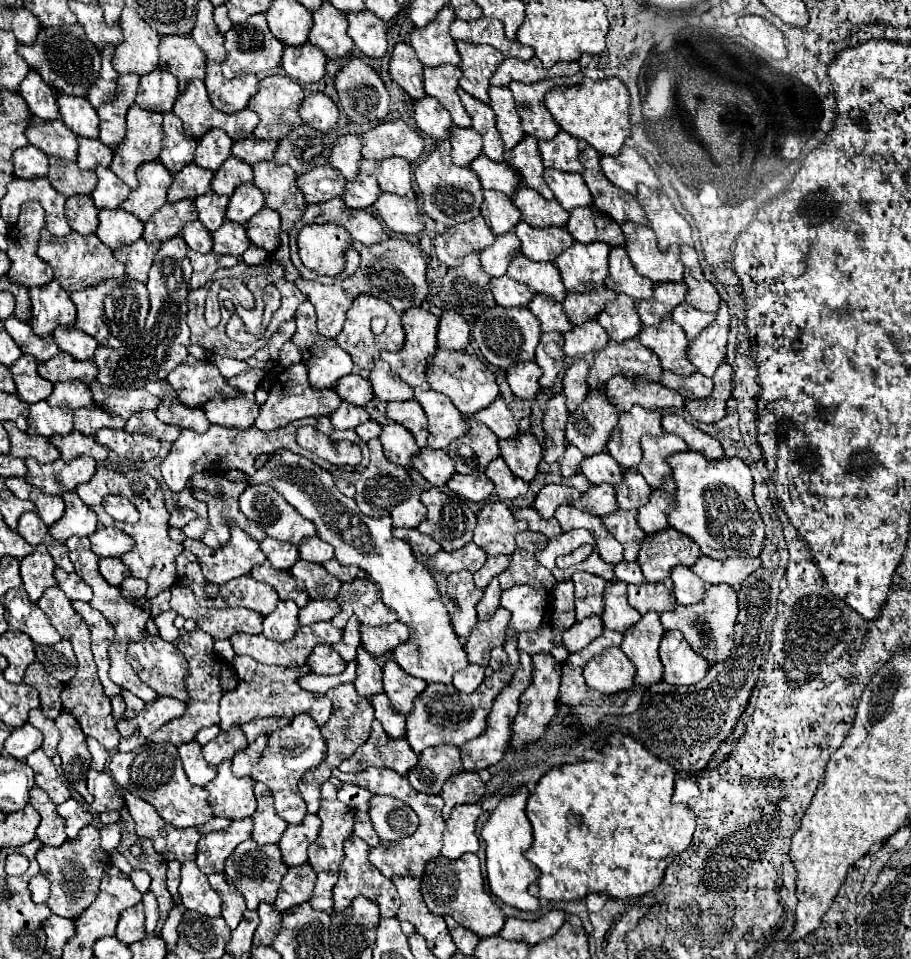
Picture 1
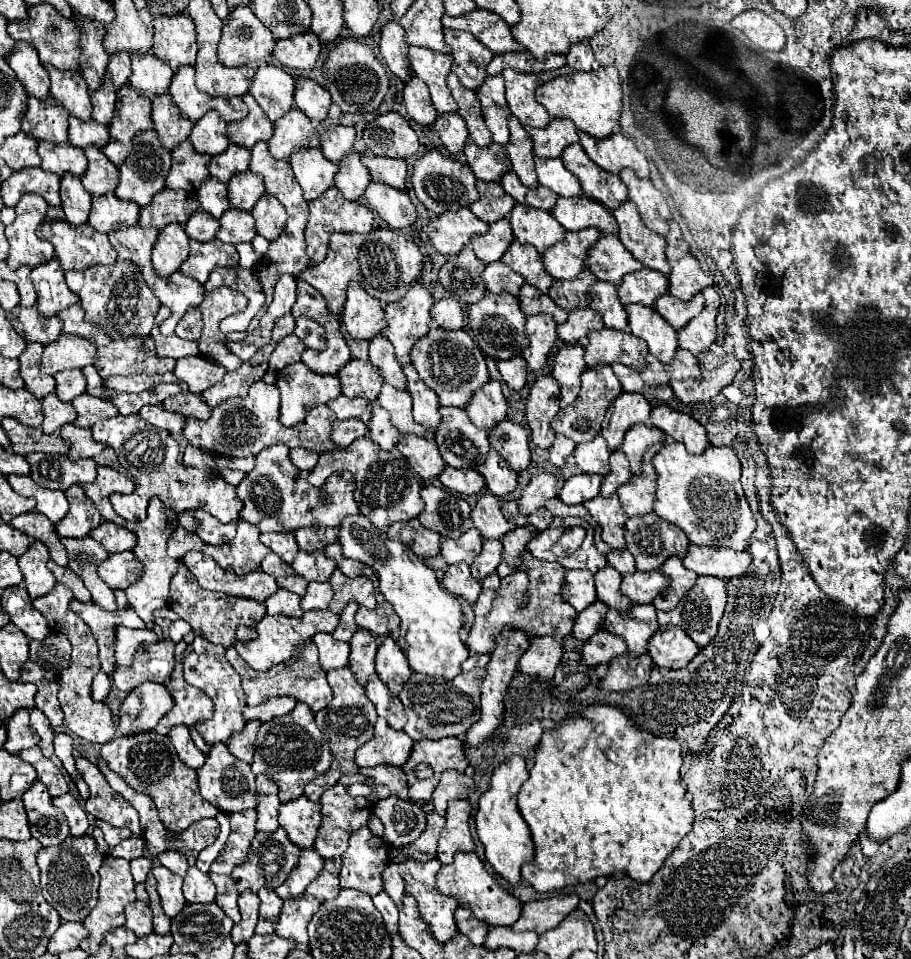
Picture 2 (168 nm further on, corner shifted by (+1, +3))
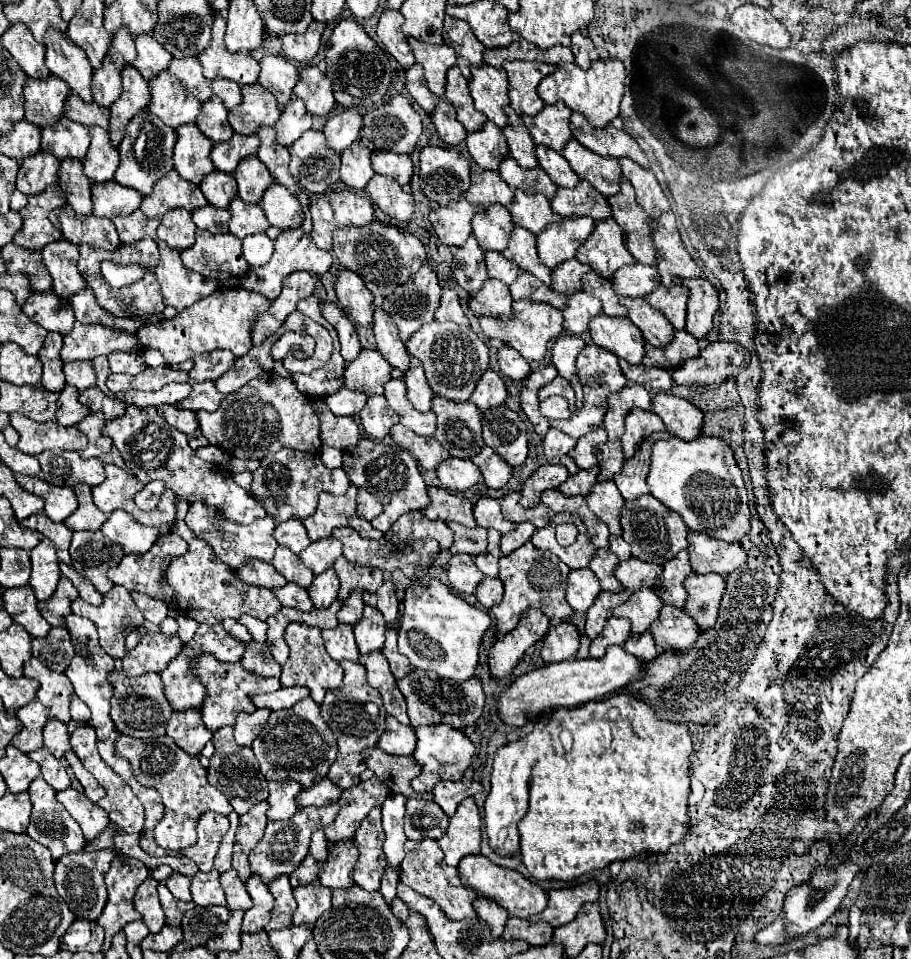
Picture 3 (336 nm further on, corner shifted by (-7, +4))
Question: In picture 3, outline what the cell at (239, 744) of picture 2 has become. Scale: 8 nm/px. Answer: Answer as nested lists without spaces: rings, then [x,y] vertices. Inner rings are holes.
[[[255,709],[253,713],[241,711],[237,715],[237,723],[235,723],[235,741],[239,745],[249,747],[253,743],[253,739],[259,735],[261,727],[267,723],[269,713],[271,713],[269,709]]]

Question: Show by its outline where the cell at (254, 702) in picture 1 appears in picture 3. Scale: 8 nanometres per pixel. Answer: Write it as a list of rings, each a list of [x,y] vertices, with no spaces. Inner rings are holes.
[[[291,623],[285,629],[285,641],[289,645],[289,659],[283,665],[283,673],[281,673],[281,685],[291,687],[291,685],[305,685],[311,689],[311,699],[315,703],[323,703],[325,691],[329,691],[331,687],[339,687],[341,679],[343,679],[343,669],[337,661],[333,661],[329,657],[329,653],[325,651],[323,639],[321,639],[321,629],[317,627],[309,627],[305,623]]]

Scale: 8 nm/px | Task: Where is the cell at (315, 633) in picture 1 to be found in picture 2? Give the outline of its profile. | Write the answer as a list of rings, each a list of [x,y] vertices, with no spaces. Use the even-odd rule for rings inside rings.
[[[315,610],[315,612],[305,612],[301,618],[287,618],[287,616],[265,616],[257,624],[257,638],[243,642],[235,642],[235,650],[243,656],[247,664],[255,670],[267,670],[271,664],[287,662],[293,658],[299,658],[299,652],[303,652],[303,644],[309,642],[317,632],[333,632],[339,624],[339,616],[333,614],[331,610]]]

